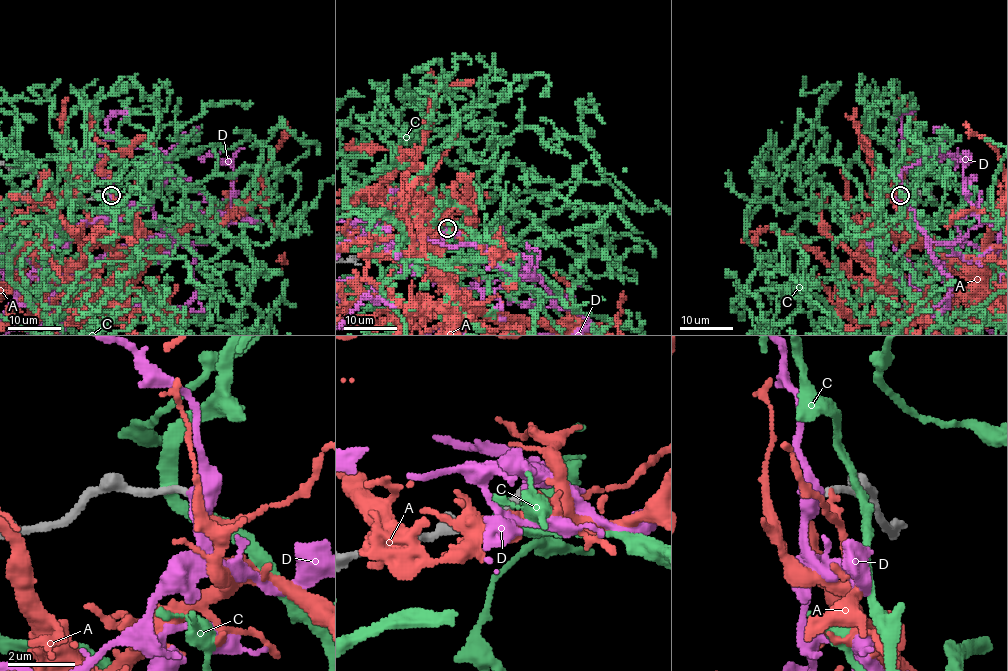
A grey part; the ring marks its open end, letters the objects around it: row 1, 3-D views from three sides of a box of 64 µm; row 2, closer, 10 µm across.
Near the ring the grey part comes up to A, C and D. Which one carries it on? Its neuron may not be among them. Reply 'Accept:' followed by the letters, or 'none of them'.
Accept: D

